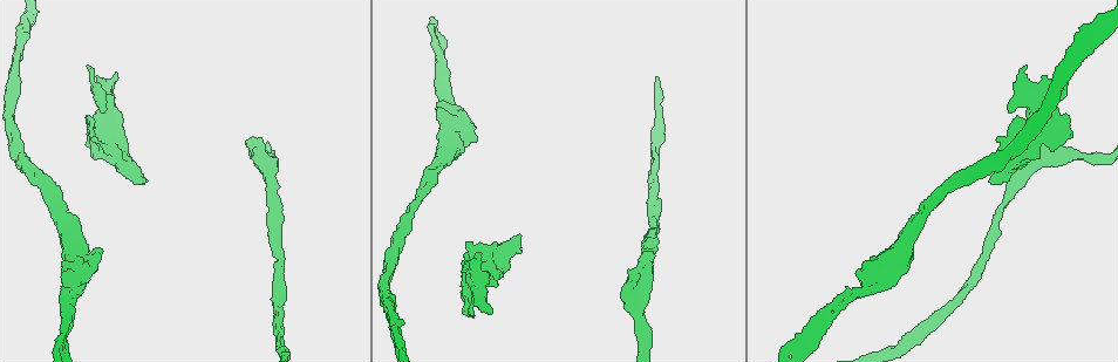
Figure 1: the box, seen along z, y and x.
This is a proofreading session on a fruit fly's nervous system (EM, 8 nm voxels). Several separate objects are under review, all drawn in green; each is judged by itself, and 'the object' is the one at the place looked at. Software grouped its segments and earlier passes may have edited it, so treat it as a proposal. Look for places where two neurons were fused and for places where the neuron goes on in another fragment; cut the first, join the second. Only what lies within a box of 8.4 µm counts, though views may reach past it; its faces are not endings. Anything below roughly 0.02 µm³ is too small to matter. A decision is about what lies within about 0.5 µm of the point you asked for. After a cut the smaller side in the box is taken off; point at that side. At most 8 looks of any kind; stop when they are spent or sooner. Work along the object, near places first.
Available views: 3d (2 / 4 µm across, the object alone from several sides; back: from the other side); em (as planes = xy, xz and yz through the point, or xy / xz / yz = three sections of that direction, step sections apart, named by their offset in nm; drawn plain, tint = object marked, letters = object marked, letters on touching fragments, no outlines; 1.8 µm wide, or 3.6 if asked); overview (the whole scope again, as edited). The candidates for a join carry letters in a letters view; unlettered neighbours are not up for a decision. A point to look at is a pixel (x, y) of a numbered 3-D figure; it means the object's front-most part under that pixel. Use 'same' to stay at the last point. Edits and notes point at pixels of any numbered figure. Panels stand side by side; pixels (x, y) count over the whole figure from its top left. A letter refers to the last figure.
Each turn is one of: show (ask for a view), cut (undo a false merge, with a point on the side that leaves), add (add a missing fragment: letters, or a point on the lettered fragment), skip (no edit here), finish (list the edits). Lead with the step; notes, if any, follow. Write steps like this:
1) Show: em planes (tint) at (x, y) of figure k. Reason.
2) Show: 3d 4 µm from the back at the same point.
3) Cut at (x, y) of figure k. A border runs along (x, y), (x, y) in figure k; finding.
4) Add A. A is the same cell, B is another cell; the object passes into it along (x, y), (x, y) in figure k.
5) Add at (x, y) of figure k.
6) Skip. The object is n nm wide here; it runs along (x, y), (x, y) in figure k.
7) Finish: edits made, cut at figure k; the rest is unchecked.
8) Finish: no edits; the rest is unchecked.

Show: 3d 4 µm at (991, 180) of figure 1. An open end.

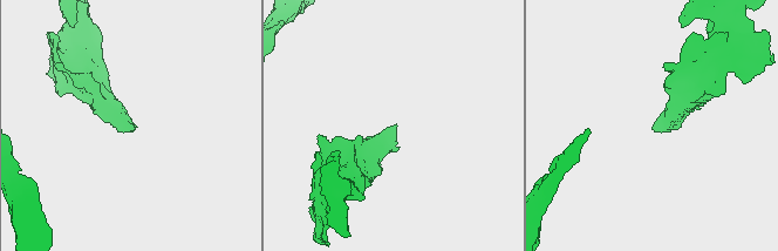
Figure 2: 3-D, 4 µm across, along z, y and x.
Show: em xz step 8 (letters) at (134, 125) of figure 2. Need the tissue.

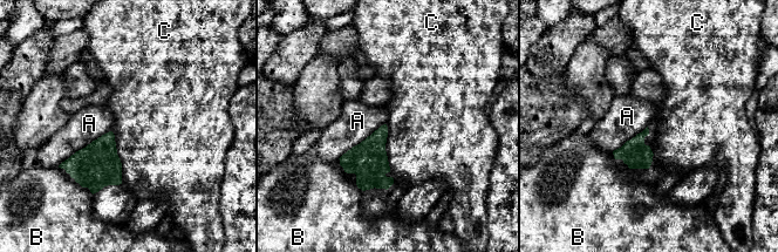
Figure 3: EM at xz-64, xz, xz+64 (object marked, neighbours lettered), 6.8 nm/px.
Show: em planes (letters) at the same point.

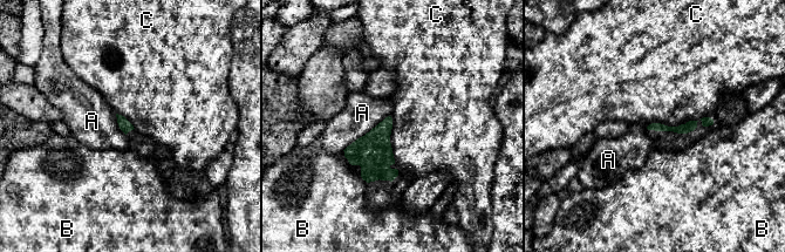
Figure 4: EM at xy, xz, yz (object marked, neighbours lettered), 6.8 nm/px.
Skip. A, B and C are other cells; it runs along (710, 121), (687, 128), (650, 127) in figure 4; no lettered fragment goes on from it.

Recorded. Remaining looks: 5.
Show: em planes (letters) at (116, 73) of figure 1. Stops while still wide.

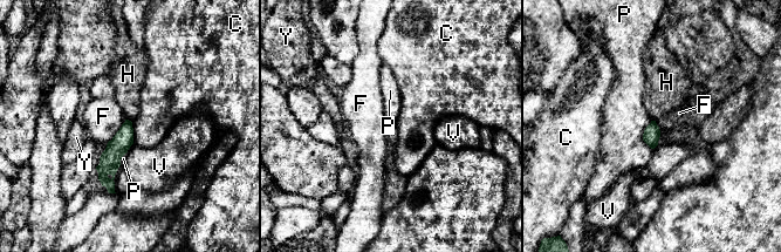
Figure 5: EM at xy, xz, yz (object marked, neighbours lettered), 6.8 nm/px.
Skip. C, F, H, P, V and Y are other cells; a border runs along (127, 118), (131, 122) in figure 5; no lettered fragment goes on from it.

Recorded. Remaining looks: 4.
Show: 3d 2 µm at (254, 140) of figure 1. Free end.

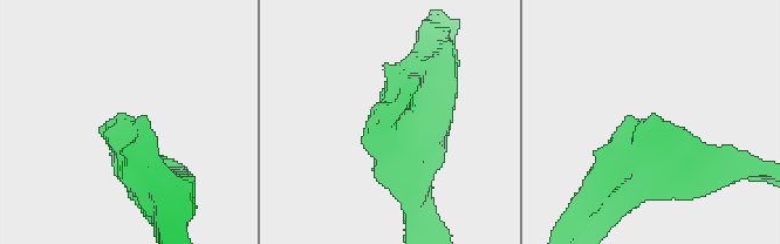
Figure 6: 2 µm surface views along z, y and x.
Show: em 3.6 µm planes (letters) at (128, 125) of figure 6.

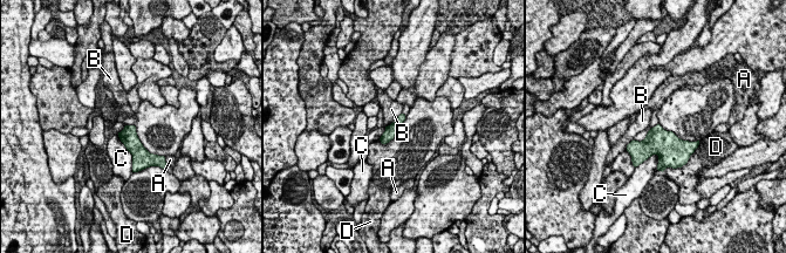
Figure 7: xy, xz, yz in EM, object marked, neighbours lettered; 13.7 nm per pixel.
Skip. A, B, C and D are other cells; a border runs along (634, 139), (626, 149) in figure 7; no lettered fragment goes on from it.

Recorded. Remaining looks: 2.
Finish: no edits; the rest is unchecked.

